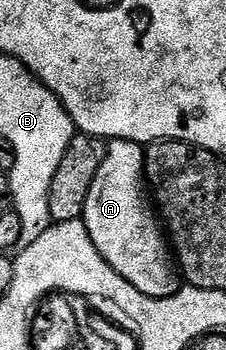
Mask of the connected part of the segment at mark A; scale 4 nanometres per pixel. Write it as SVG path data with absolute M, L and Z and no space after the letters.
M126 139L109 143L107 157L103 157L103 165L99 165L95 181L91 181L83 218L91 241L95 241L95 249L99 249L107 265L111 265L119 277L131 281L139 293L166 299L180 292L183 279L170 240L147 194L145 147L142 144Z

